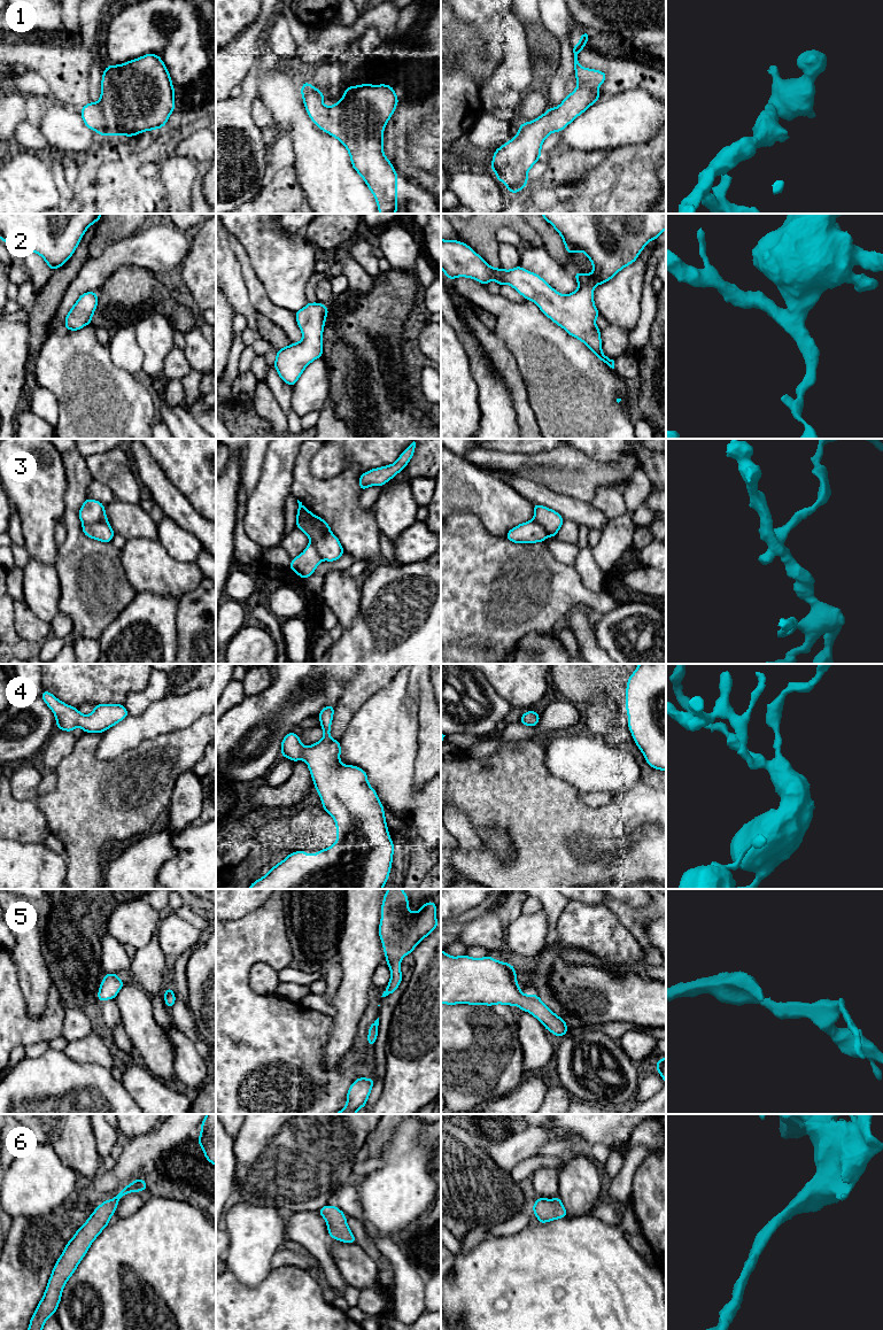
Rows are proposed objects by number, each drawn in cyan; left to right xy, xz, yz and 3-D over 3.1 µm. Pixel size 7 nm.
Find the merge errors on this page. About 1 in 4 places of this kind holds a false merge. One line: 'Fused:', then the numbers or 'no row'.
Fused: 3

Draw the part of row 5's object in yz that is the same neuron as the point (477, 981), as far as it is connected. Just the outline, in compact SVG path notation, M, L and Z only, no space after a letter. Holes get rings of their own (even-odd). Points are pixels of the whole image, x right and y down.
M441 950L441 1003L447 1005L517 1005L521 1011L527 1011L535 1016L547 1030L558 1037L563 1037L568 1030L565 1020L556 1015L540 999L539 995L524 995L521 992L512 965L498 961L489 956L483 958L471 958L466 954L450 957Z

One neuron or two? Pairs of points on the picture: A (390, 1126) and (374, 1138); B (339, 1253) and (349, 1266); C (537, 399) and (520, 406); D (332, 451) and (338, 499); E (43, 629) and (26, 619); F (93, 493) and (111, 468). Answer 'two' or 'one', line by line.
A: one
B: one
C: two
D: two
E: one
F: two

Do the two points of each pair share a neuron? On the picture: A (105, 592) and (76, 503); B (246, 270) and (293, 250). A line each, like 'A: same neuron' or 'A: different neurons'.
A: same neuron
B: different neurons

